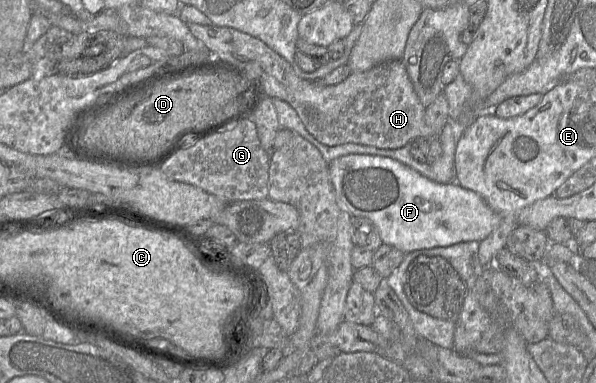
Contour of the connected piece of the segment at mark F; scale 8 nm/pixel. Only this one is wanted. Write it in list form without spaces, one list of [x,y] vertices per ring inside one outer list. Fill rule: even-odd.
[[[350,154],[329,163],[330,179],[338,206],[351,216],[364,217],[377,227],[382,243],[405,254],[435,247],[447,247],[462,242],[480,242],[498,226],[499,216],[484,199],[458,183],[440,184],[422,176],[403,163],[382,156]]]

